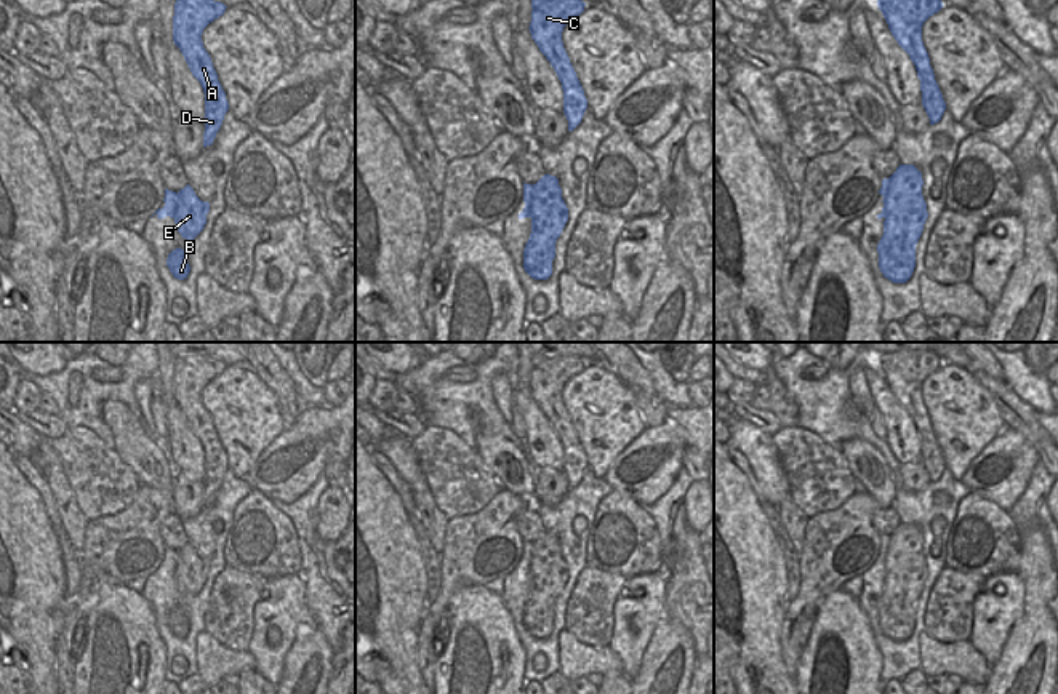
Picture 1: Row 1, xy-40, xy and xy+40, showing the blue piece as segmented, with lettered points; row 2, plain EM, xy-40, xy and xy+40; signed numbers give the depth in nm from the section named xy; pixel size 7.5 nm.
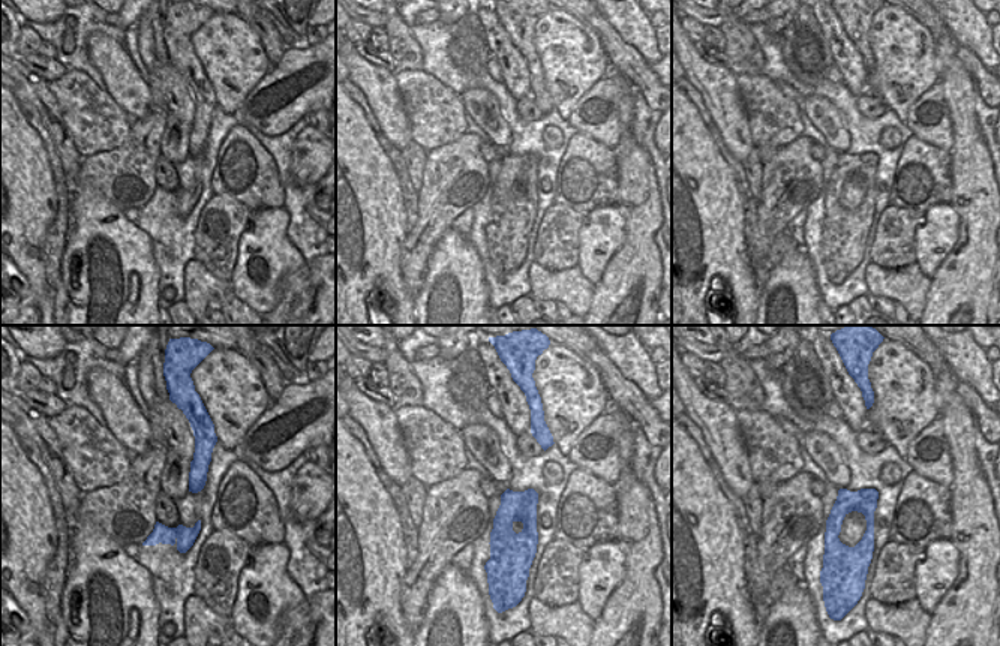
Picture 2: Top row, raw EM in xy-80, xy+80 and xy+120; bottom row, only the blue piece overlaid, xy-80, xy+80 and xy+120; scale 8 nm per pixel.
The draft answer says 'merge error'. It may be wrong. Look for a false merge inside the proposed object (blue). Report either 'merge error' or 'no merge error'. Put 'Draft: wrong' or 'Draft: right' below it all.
no merge error
Draft: wrong

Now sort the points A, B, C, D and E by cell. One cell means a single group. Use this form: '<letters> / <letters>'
A B C D E

